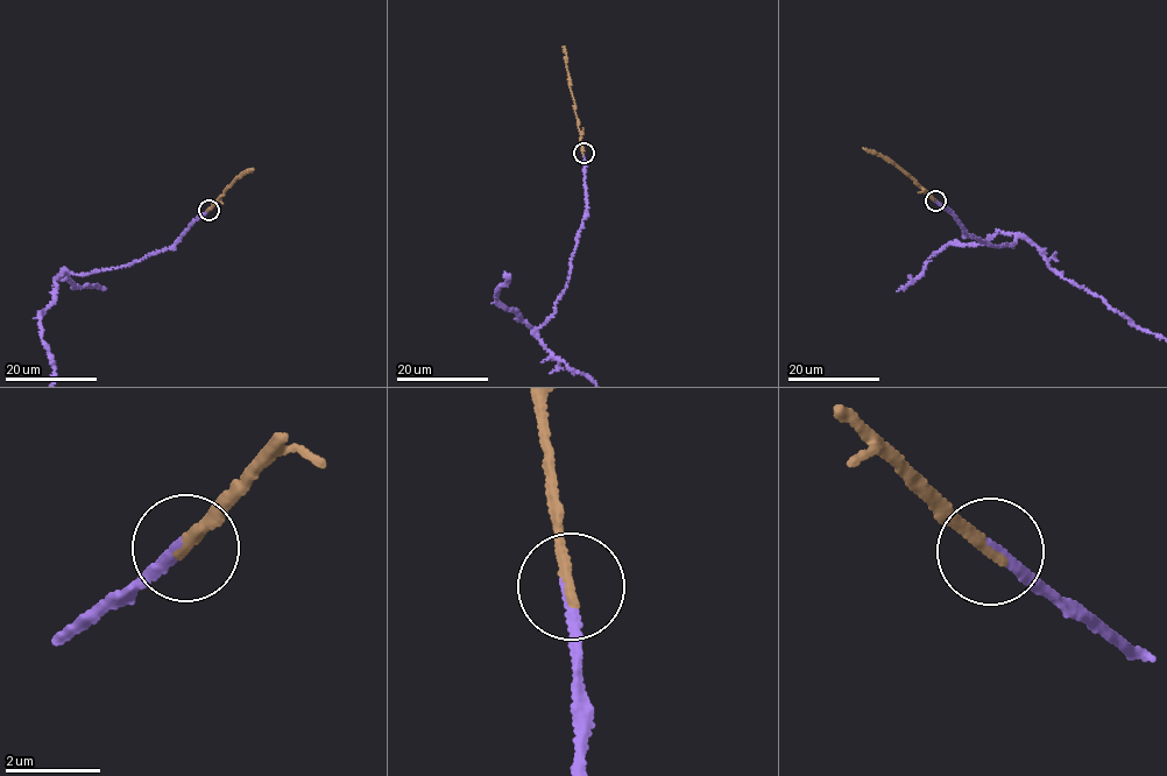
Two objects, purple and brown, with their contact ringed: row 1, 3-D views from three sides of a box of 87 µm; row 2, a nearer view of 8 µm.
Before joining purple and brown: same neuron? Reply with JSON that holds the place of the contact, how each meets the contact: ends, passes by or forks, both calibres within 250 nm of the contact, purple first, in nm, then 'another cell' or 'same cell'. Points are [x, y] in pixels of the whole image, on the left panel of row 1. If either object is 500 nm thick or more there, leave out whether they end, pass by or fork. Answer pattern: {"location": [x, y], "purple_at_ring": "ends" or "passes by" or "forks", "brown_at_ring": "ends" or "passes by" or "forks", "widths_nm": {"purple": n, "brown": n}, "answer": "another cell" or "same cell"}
{"location": [209, 210], "purple_at_ring": "ends", "brown_at_ring": "ends", "widths_nm": {"purple": 180, "brown": 220}, "answer": "same cell"}

